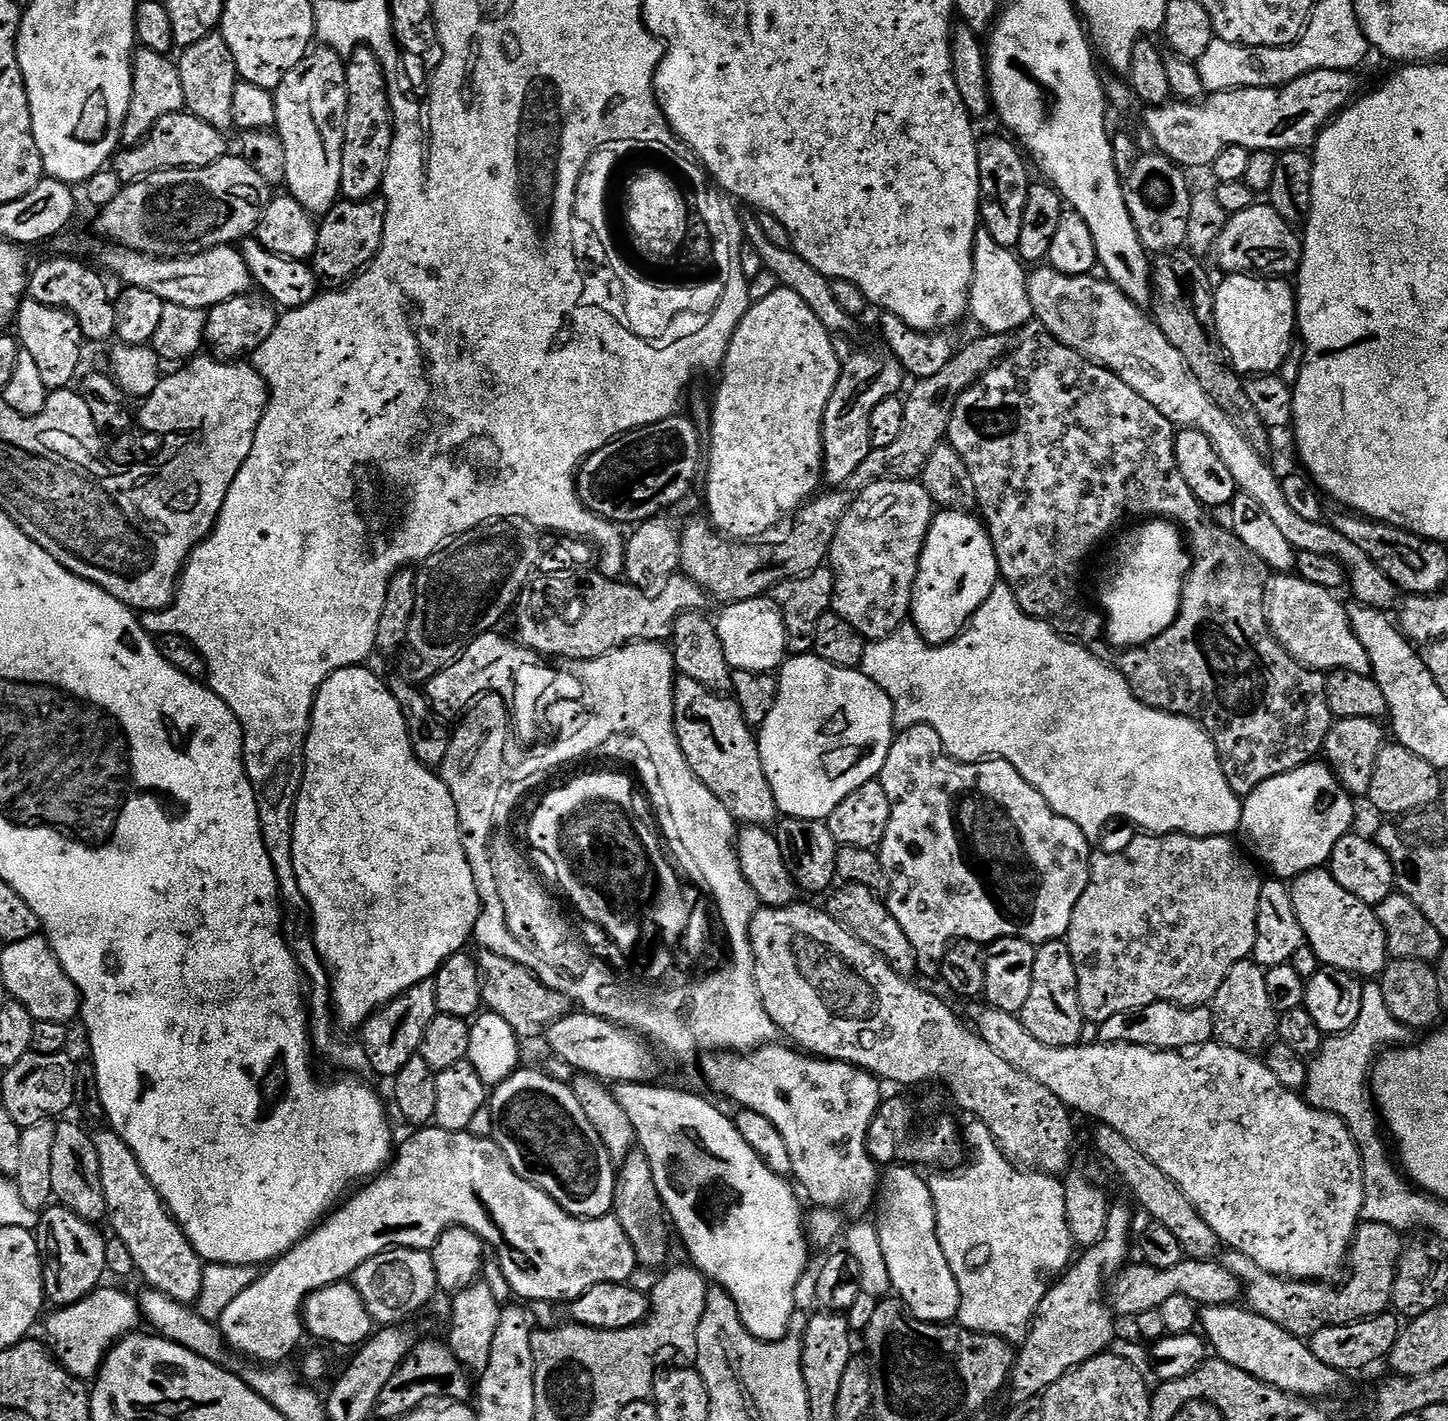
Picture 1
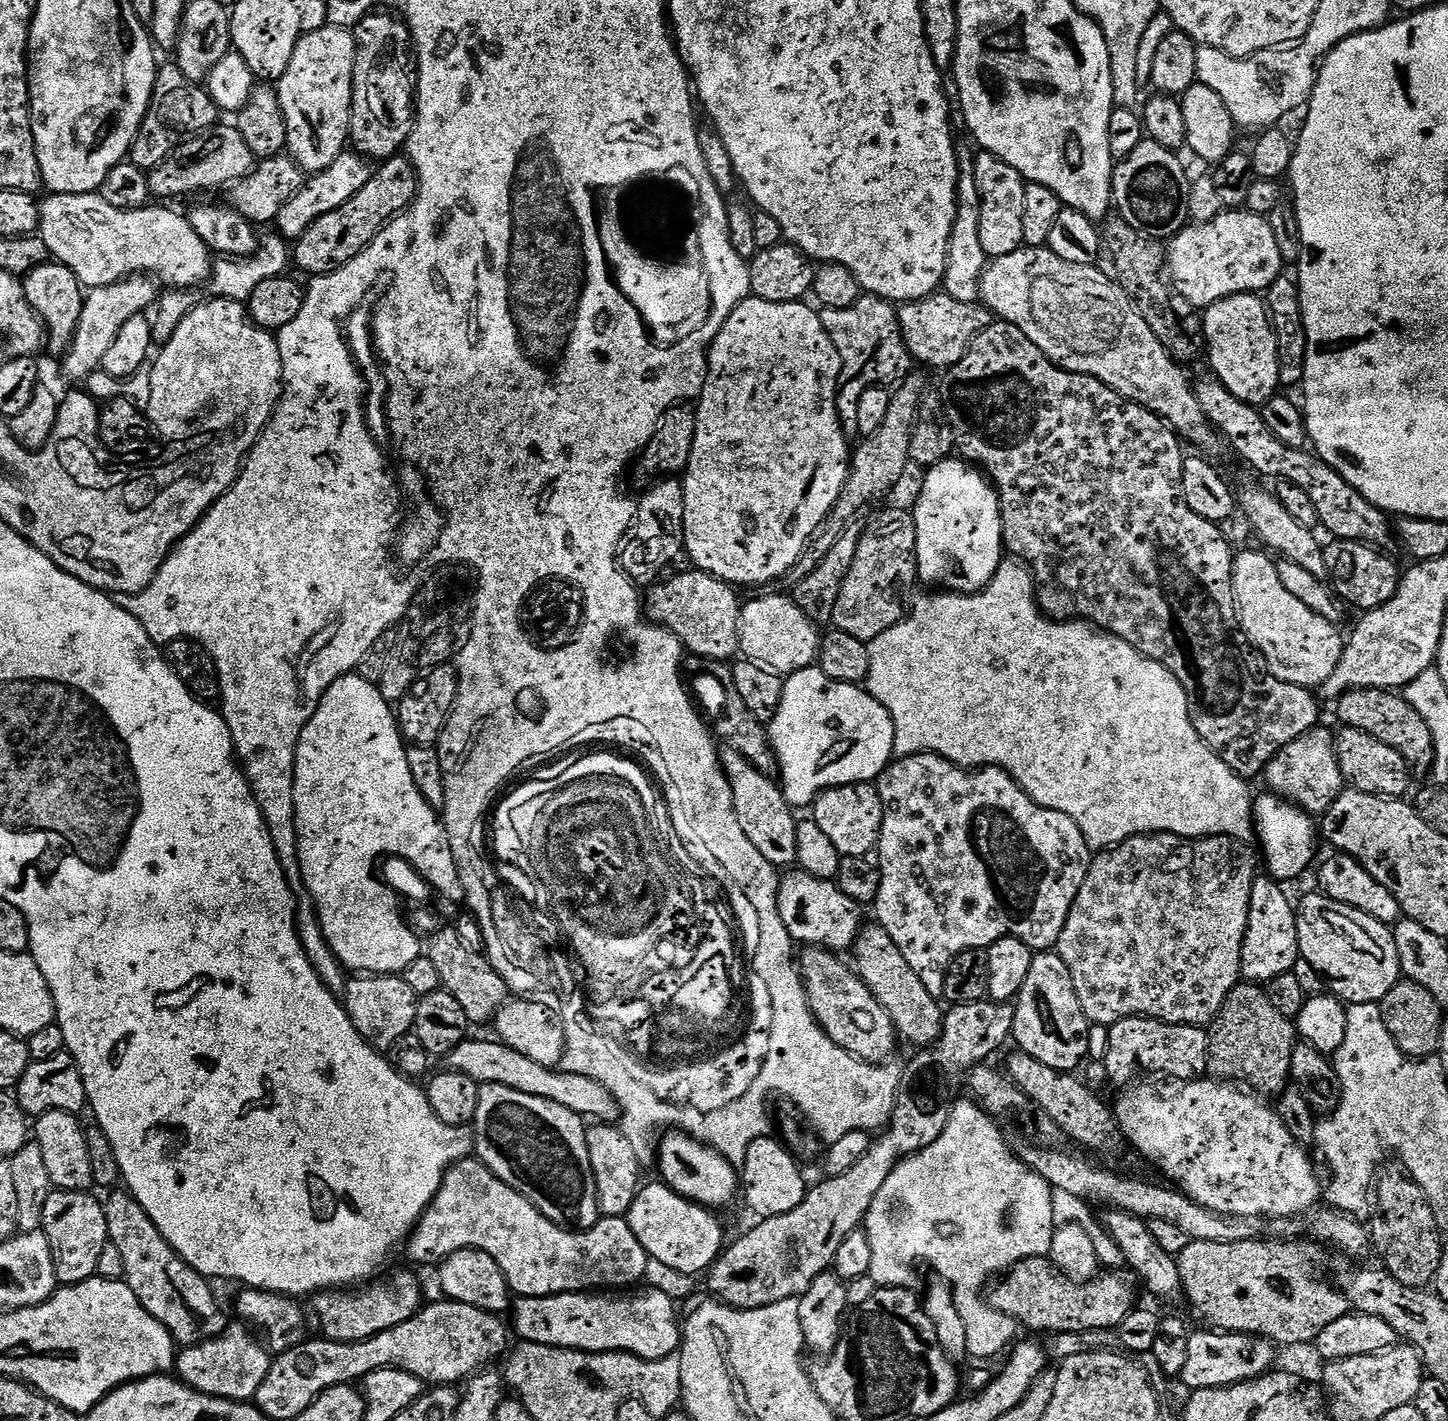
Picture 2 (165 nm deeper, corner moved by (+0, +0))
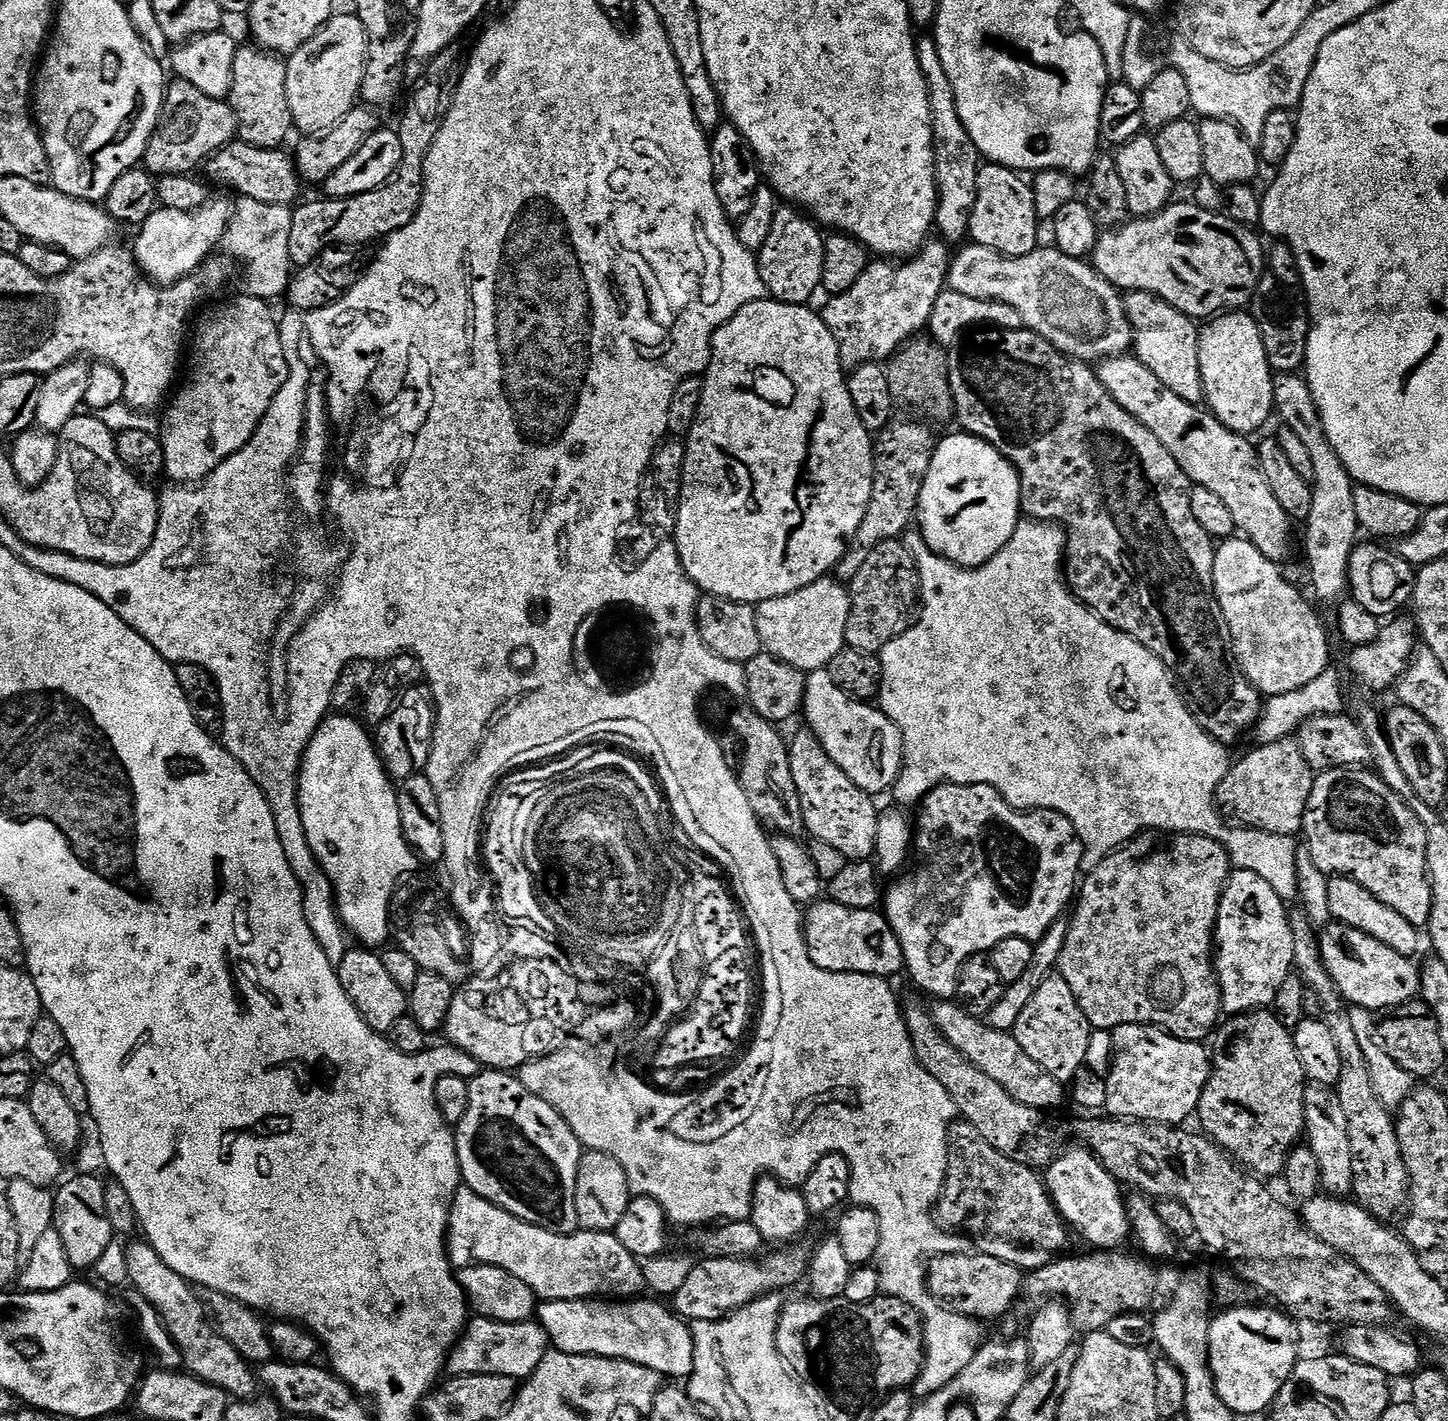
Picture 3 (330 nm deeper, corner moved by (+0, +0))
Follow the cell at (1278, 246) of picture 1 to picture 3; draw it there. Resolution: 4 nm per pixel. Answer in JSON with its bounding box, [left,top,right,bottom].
[1090,202,1266,318]

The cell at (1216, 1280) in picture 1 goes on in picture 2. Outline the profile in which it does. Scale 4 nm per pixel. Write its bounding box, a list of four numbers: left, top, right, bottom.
[990,1256,1137,1334]

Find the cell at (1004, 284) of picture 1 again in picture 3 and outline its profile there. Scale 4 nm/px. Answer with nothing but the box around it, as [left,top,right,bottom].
[916,34,982,246]

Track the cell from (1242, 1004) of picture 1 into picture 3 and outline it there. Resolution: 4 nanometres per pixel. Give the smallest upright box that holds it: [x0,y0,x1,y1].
[1196,1010,1306,1178]

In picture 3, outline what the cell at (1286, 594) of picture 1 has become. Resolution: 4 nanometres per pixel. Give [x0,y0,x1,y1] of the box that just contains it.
[1214,538,1329,697]

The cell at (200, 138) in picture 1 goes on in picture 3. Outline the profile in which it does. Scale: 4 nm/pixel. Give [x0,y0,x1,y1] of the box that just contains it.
[207,142,302,206]

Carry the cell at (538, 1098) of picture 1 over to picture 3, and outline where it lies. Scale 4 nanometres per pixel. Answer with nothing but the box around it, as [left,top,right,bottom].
[454,1070,582,1236]

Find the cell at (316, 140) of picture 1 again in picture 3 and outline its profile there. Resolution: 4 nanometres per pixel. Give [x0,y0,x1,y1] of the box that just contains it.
[286,14,368,136]

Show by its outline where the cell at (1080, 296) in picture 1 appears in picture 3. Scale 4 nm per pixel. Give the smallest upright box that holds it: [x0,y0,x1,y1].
[947,243,1132,362]

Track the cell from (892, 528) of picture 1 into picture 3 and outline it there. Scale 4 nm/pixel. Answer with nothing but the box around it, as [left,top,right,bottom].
[845,539,921,656]

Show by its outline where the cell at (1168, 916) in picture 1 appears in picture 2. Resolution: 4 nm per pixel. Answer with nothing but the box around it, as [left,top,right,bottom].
[1054,834,1258,1028]

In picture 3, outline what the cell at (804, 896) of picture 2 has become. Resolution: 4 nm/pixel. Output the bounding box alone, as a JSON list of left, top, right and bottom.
[803,898,905,978]

